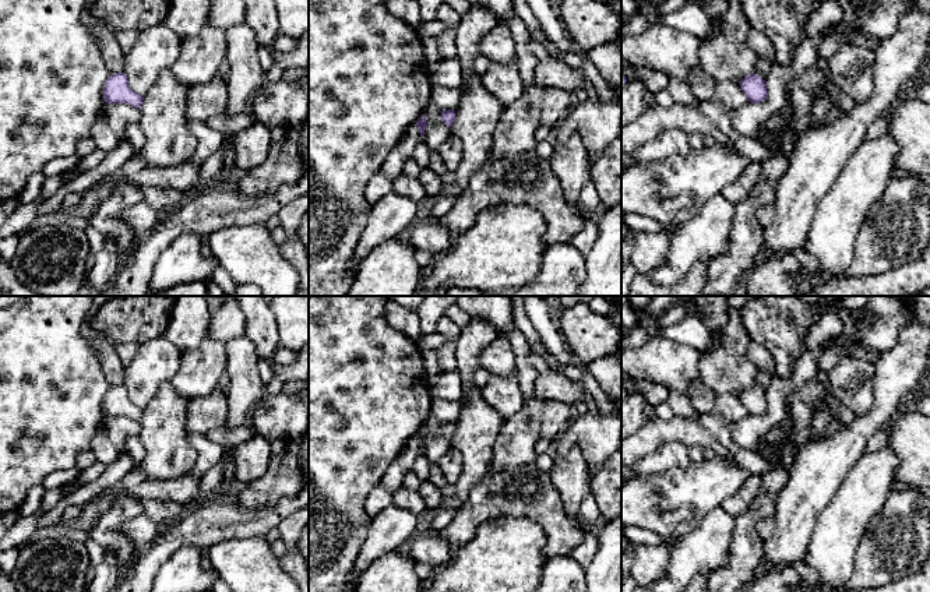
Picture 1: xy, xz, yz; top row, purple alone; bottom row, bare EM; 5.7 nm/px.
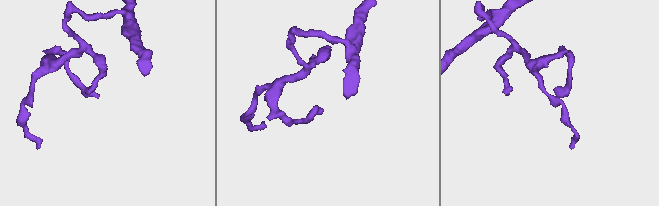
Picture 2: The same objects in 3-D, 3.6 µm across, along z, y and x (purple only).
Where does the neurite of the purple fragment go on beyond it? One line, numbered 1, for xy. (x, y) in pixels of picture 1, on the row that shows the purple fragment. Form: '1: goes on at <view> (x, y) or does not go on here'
1: does not go on here

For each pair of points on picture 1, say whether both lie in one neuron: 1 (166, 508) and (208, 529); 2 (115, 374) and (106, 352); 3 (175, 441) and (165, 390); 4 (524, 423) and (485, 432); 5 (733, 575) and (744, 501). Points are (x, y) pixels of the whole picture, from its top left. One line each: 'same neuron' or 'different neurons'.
1: different neurons
2: same neuron
3: same neuron
4: different neurons
5: different neurons

